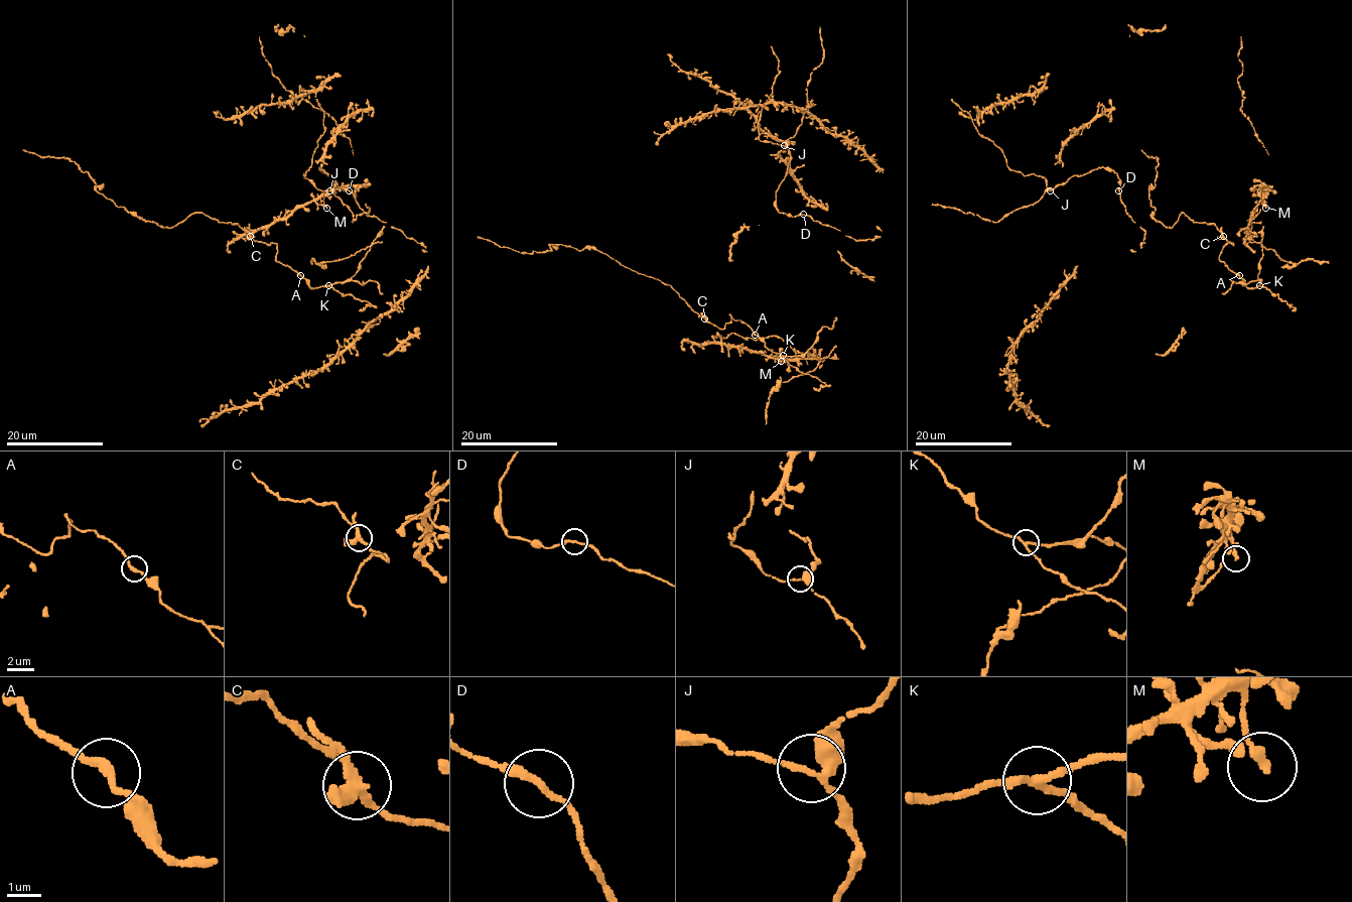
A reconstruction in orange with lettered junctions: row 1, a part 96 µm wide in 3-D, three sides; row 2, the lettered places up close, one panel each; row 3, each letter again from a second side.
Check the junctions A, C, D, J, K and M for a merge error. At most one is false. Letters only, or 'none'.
K

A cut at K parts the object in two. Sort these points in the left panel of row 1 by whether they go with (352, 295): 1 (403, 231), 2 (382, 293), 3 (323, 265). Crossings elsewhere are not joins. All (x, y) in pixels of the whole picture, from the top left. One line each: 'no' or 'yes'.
1: yes
2: no
3: no

